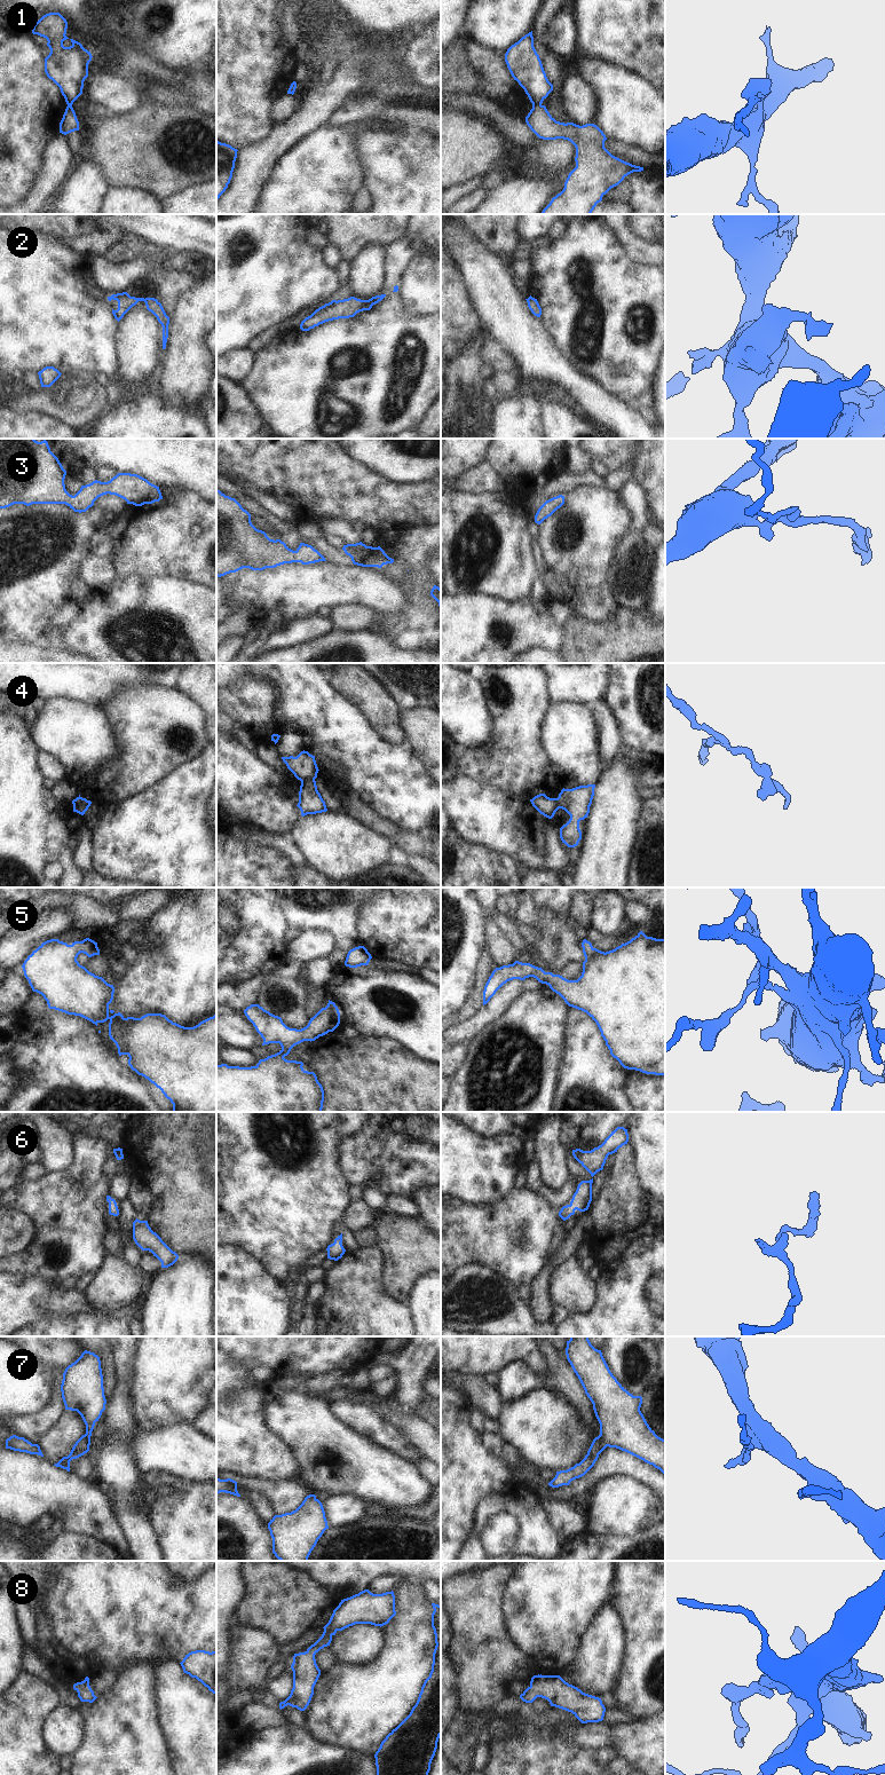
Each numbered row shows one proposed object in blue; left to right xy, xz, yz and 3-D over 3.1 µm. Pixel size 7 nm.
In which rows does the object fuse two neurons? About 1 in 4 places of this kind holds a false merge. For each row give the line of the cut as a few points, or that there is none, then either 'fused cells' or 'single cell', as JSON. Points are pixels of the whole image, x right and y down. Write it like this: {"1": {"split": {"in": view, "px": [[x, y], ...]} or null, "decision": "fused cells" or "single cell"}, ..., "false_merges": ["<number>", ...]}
{"1": {"split": {"in": "yz", "px": [[540, 103], [532, 105]]}, "decision": "fused cells"}, "2": {"split": null, "decision": "single cell"}, "3": {"split": null, "decision": "single cell"}, "4": {"split": {"in": "xz", "px": [[314, 779], [301, 781]]}, "decision": "fused cells"}, "5": {"split": null, "decision": "single cell"}, "6": {"split": null, "decision": "single cell"}, "7": {"split": null, "decision": "single cell"}, "8": {"split": null, "decision": "single cell"}, "false_merges": ["1", "4"]}

